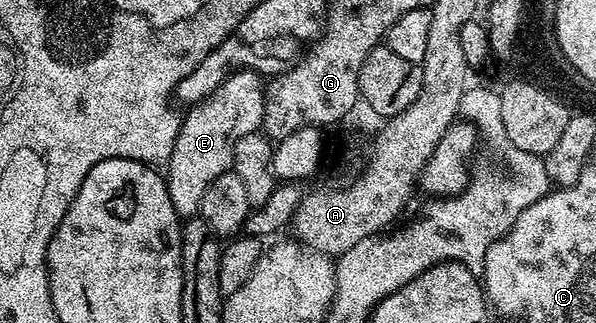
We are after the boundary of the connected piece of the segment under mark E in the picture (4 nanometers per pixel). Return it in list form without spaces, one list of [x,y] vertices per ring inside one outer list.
[[[244,70],[234,72],[213,94],[209,94],[200,104],[190,105],[182,117],[177,142],[173,154],[165,162],[165,179],[173,210],[181,218],[199,216],[201,198],[205,190],[221,174],[232,171],[235,163],[235,147],[245,134],[253,134],[263,127],[265,98],[264,77],[258,72]]]

